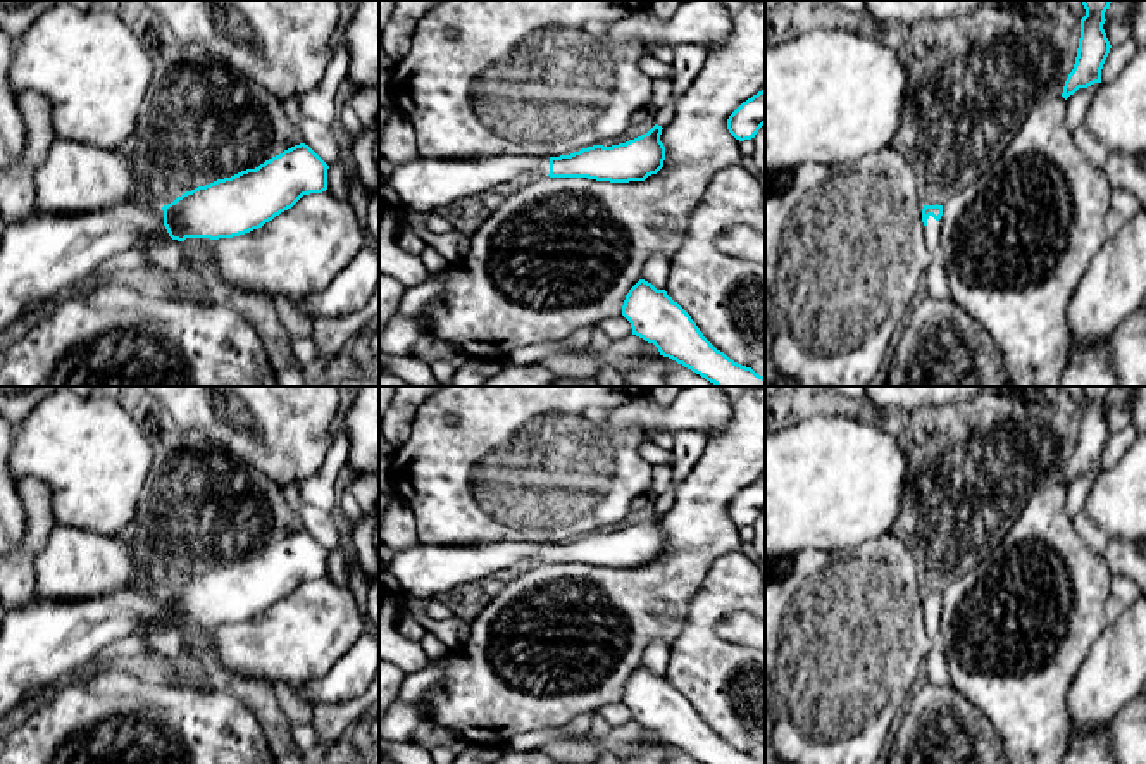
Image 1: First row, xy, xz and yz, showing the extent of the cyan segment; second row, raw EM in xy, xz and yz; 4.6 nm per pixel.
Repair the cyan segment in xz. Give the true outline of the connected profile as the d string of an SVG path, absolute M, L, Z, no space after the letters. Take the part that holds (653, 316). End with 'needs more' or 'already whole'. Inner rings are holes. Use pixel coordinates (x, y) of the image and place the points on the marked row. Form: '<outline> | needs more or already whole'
M645 279L626 295L622 316L631 323L632 335L715 386L765 386L763 376L717 350L665 290Z | already whole

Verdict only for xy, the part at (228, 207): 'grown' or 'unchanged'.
grown

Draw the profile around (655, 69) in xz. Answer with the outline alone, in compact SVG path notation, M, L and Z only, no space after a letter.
M643 53L638 66L641 72L645 72L650 79L672 79L674 78L672 64L665 64L653 55Z

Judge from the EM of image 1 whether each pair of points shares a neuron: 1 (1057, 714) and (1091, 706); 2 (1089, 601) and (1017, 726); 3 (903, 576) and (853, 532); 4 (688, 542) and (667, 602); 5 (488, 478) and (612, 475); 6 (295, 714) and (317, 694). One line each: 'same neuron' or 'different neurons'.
1: different neurons
2: same neuron
3: different neurons
4: same neuron
5: same neuron
6: different neurons

